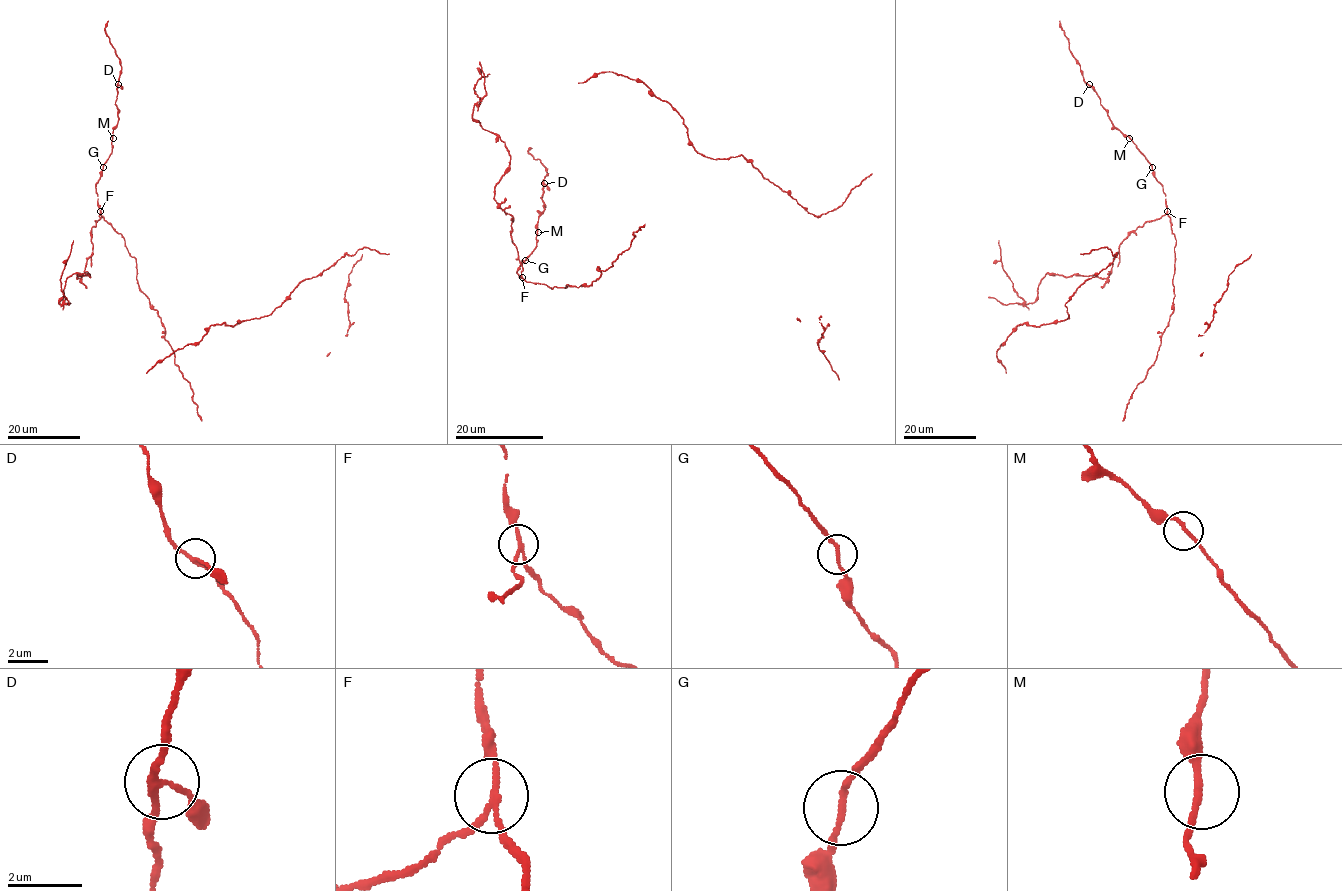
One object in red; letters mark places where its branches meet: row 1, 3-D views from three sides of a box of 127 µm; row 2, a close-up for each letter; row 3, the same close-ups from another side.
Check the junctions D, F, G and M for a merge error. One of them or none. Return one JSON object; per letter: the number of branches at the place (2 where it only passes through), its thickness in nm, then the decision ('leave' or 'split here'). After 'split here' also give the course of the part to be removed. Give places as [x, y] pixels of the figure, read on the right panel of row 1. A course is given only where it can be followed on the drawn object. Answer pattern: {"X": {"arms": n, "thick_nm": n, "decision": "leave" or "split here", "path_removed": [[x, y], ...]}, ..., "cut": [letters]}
{"D": {"arms": 3, "thick_nm": 170, "decision": "leave"}, "F": {"arms": 3, "thick_nm": 150, "decision": "split here", "path_removed": [[1166, 211], [1132, 230], [1119, 245], [1107, 278], [1047, 273], [1032, 303], [1023, 304], [1003, 269], [999, 240]]}, "G": {"arms": 2, "thick_nm": 150, "decision": "leave"}, "M": {"arms": 2, "thick_nm": 160, "decision": "leave"}, "cut": ["F"]}

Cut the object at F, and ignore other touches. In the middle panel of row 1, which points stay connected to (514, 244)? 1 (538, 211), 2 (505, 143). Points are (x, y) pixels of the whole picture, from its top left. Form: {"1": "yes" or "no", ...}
{"1": "no", "2": "yes"}

